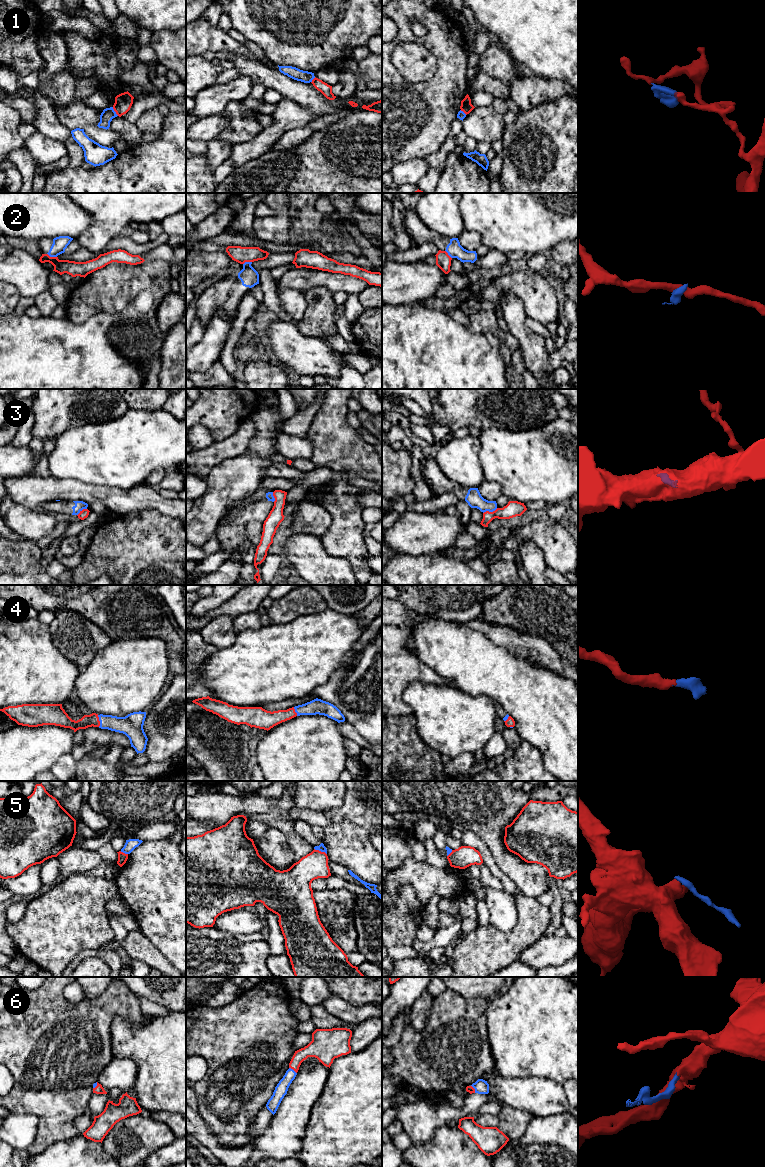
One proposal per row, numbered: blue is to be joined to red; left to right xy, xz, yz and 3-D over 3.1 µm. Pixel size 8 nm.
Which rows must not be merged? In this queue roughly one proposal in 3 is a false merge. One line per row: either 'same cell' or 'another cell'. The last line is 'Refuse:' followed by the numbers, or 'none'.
1: another cell
2: another cell
3: another cell
4: same cell
5: another cell
6: same cell
Refuse: 1, 2, 3, 5

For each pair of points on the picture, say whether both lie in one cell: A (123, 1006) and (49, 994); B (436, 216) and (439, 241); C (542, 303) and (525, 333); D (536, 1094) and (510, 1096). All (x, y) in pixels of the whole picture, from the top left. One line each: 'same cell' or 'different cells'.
A: same cell
B: different cells
C: different cells
D: same cell

